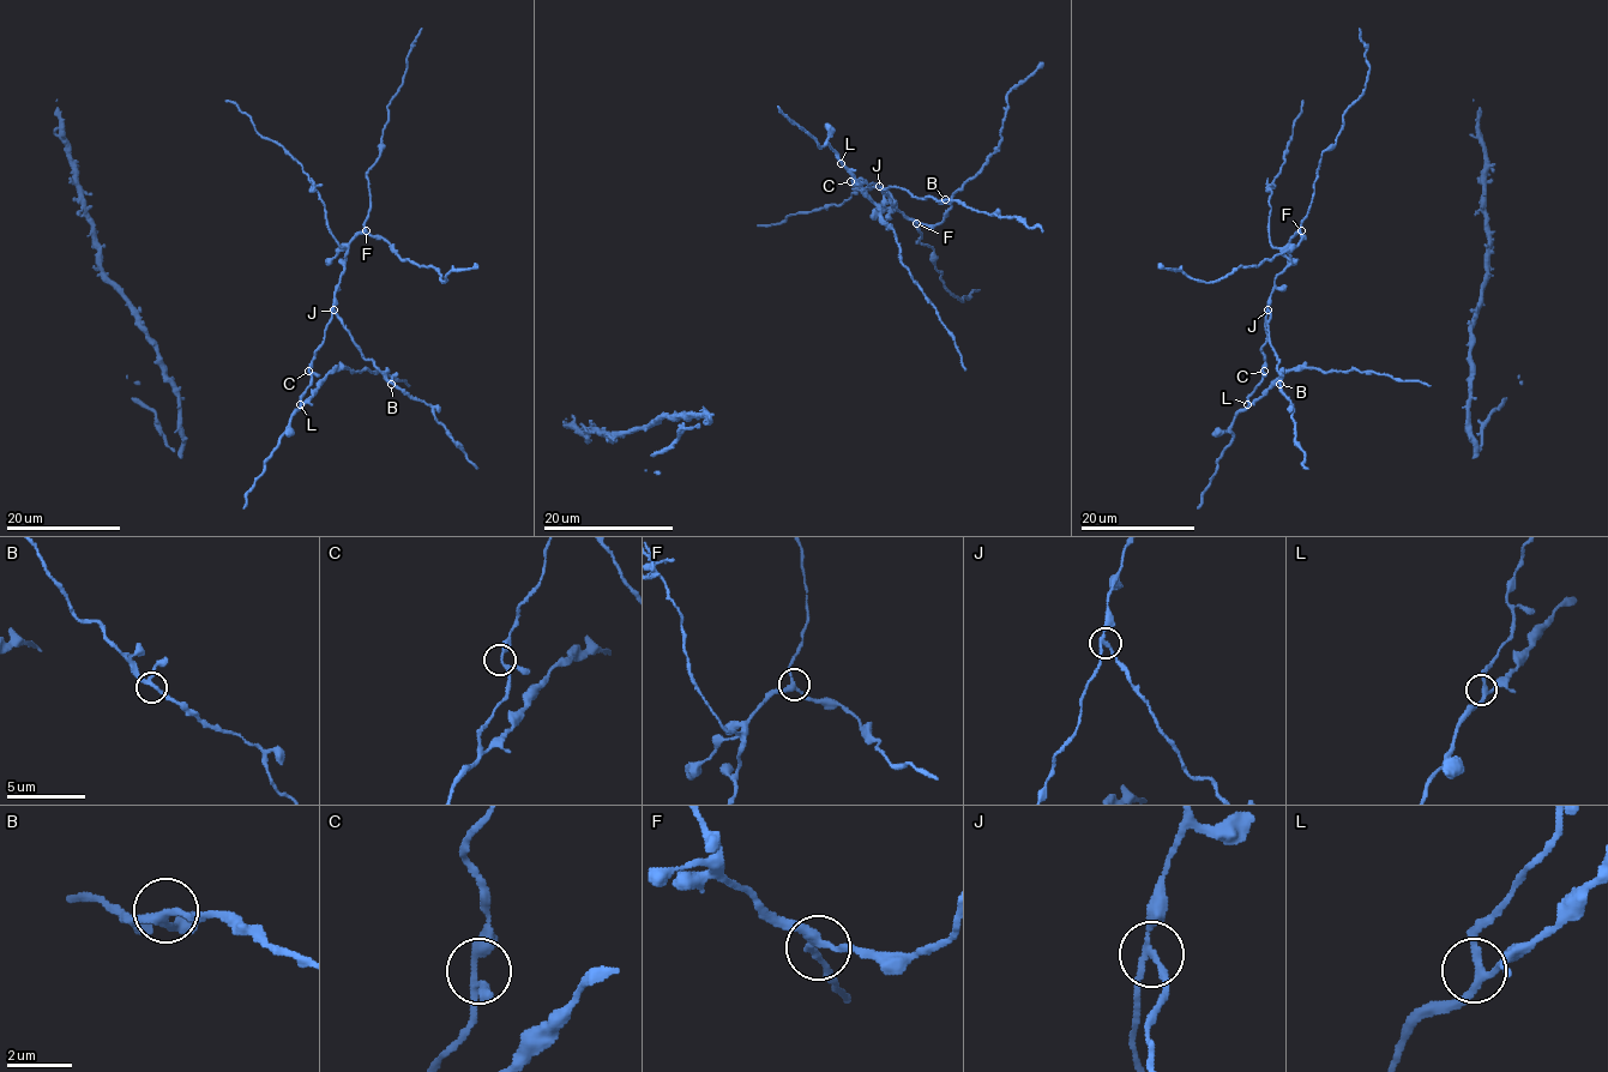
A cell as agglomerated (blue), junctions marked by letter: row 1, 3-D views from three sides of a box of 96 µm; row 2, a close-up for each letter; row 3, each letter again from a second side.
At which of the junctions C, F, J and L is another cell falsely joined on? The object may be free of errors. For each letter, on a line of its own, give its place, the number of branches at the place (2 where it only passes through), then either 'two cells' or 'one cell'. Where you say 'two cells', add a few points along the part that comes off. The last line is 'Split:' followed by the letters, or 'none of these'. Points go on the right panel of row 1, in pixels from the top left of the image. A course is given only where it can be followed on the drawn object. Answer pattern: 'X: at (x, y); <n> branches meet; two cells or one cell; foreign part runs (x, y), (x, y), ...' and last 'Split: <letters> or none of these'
C: at (1264, 371); 3 branches meet; one cell
F: at (1301, 230); 3 branches meet; one cell
J: at (1268, 309); 3 branches meet; two cells; foreign part runs (1268, 311), (1269, 343), (1277, 359), (1280, 390), (1290, 404), (1295, 443), (1304, 451), (1304, 465), (1308, 468)
L: at (1247, 404); 3 branches meet; one cell
Split: J

